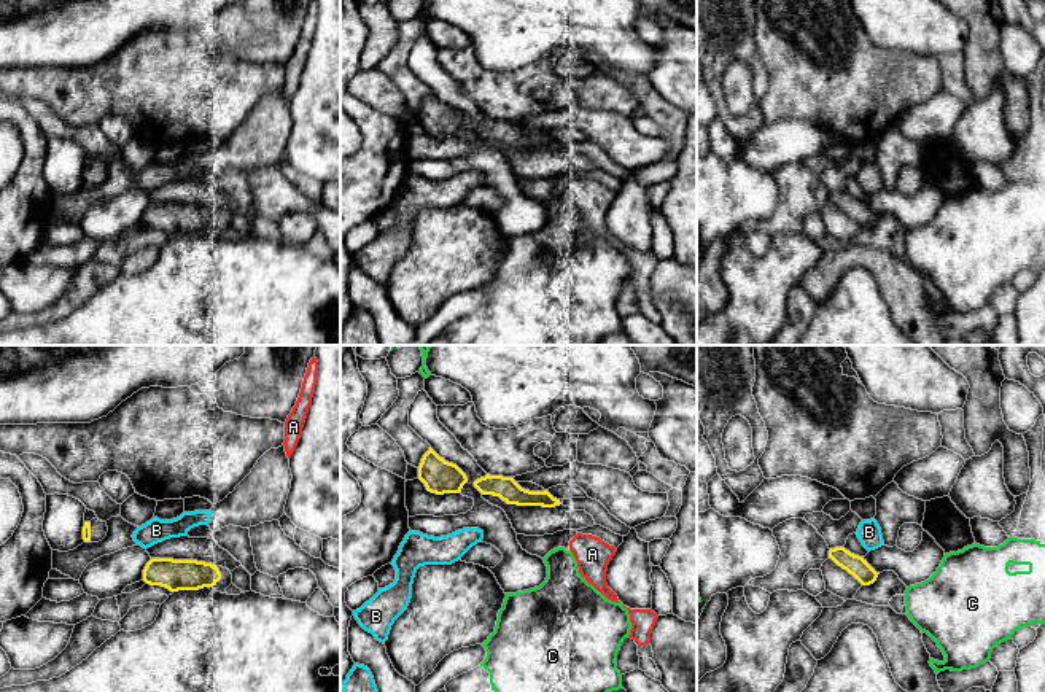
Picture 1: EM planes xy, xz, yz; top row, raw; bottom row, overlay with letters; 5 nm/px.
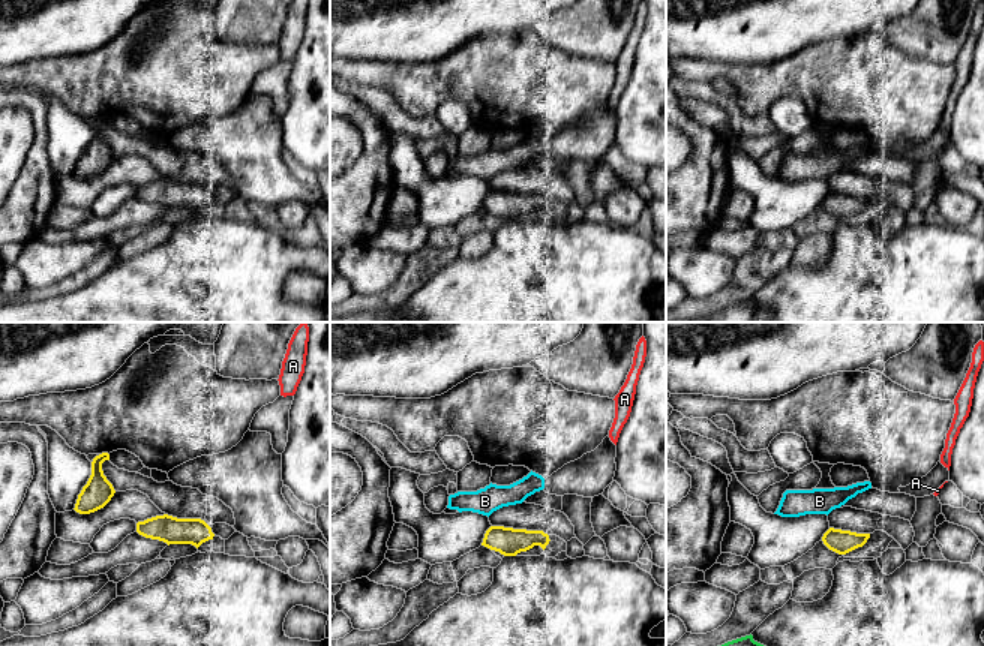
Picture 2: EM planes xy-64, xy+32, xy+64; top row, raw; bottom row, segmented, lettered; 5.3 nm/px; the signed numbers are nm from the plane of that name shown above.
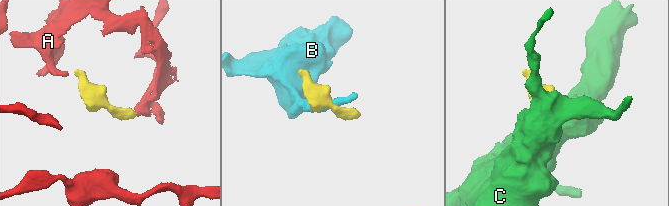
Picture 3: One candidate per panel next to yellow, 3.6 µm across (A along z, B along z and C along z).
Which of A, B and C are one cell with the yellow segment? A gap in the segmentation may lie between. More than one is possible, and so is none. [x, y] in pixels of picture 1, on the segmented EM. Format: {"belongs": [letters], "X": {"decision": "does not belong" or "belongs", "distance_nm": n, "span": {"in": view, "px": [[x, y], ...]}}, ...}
{"belongs": [], "A": {"decision": "does not belong", "distance_nm": 170, "span": {"in": "xz", "px": [[559, 505], [578, 533]]}}, "B": {"decision": "does not belong", "distance_nm": 50, "span": {"in": "yz", "px": [[862, 557], [869, 551]]}}, "C": {"decision": "does not belong", "distance_nm": 160, "span": {"in": "yz", "px": [[878, 573], [907, 587]]}}}

